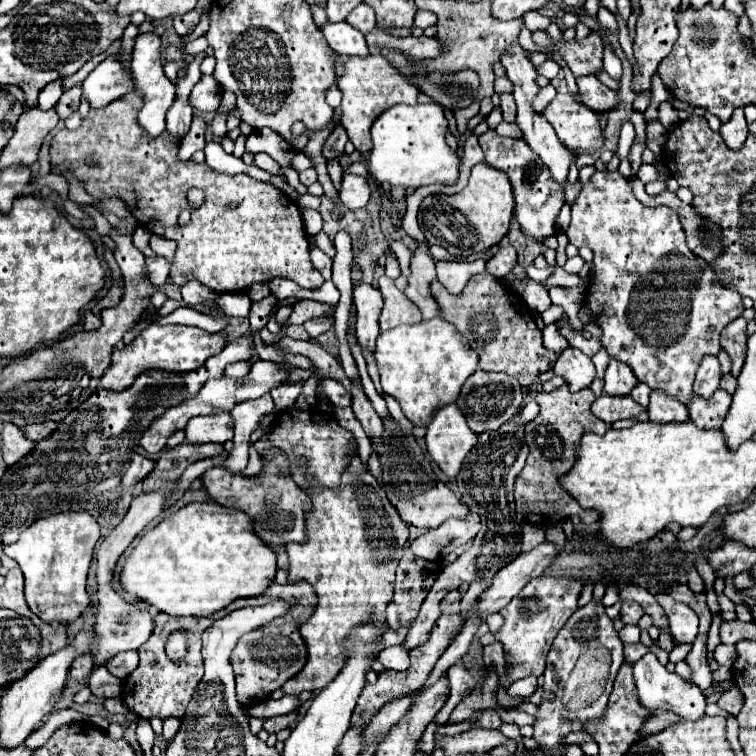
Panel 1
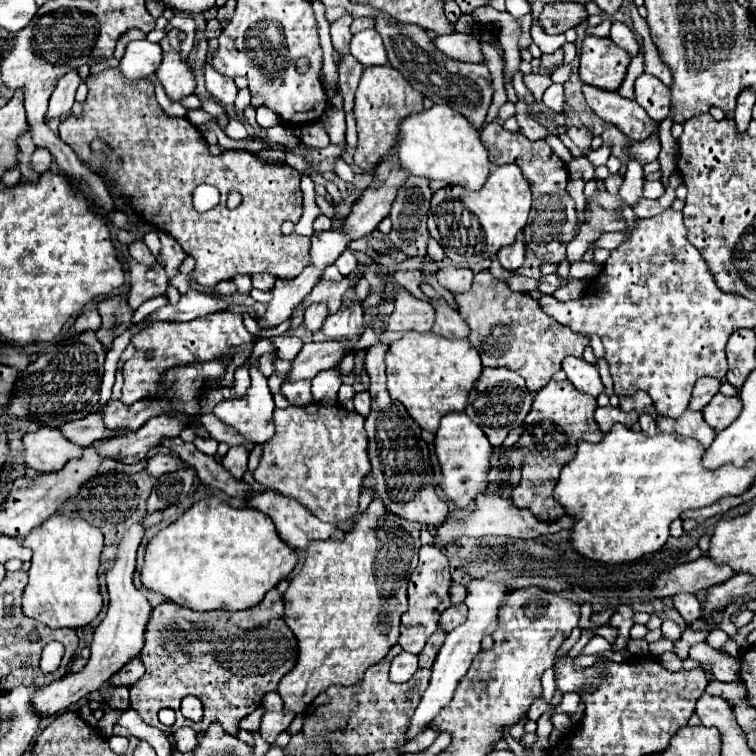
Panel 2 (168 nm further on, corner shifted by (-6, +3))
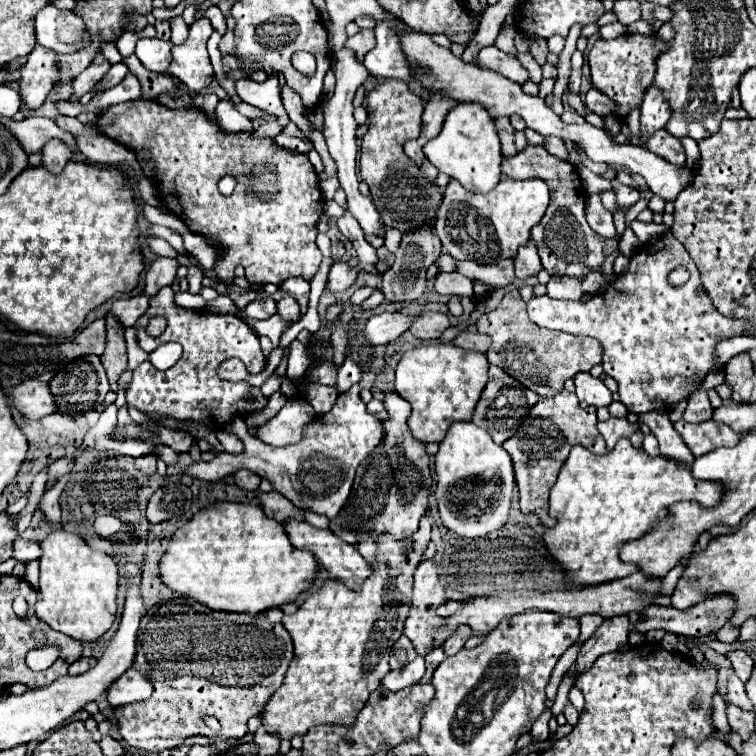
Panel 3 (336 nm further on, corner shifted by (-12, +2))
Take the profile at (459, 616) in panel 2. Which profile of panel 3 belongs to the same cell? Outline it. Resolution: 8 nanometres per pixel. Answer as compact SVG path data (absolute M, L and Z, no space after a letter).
M460 625L460 627L448 637L448 641L444 641L444 645L442 645L442 649L446 651L446 655L456 655L456 653L464 647L466 639L470 637L470 633L472 633L472 629L468 629L468 625Z

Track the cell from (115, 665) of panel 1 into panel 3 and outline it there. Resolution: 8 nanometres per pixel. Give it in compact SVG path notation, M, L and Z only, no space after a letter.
M132 667L122 677L118 677L116 683L110 685L108 703L112 707L120 707L120 705L128 705L128 703L148 699L150 695L152 695L150 679Z

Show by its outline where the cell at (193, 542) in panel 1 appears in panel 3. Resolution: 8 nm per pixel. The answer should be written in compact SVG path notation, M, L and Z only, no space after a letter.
M210 503L200 509L186 525L182 525L170 539L168 551L160 559L160 579L172 591L178 591L210 609L256 615L268 607L290 603L310 587L318 563L308 551L290 545L282 523L268 519L258 505L252 503Z

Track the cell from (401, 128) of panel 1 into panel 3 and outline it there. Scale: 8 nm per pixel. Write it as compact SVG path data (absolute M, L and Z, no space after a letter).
M458 103L446 115L440 135L424 145L424 155L440 173L458 179L460 185L464 185L464 189L472 193L492 191L502 177L500 173L502 151L498 133L494 129L494 119L478 103Z

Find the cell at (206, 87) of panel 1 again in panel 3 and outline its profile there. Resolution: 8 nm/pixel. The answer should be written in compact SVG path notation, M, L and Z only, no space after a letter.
M270 75L264 83L254 83L254 81L248 81L248 79L238 79L234 83L236 83L234 85L236 93L242 101L276 115L276 119L282 125L290 123L289 116L282 107L278 79L274 75Z

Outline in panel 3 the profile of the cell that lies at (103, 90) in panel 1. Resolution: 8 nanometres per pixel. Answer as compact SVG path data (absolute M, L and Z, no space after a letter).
M138 39L136 43L136 57L140 63L154 73L164 73L172 61L170 55L172 41L160 41L160 39Z

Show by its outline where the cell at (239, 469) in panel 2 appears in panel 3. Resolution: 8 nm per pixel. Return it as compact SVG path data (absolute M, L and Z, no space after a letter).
M240 469L234 473L234 483L240 487L240 489L246 489L246 491L256 491L258 485L260 485L260 477L248 469Z

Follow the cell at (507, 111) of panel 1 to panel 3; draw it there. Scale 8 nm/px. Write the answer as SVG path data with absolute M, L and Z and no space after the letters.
M546 137L544 139L544 147L546 147L548 153L552 153L552 155L556 155L560 159L566 159L568 157L568 151L564 147L564 141L560 141L558 137Z

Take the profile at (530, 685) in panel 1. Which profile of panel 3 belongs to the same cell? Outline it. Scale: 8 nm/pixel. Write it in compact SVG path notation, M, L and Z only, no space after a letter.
M546 709L536 721L534 721L534 725L532 725L532 735L534 735L534 741L542 741L542 739L546 739L548 735L550 735L550 729L548 729L548 721L550 721L550 717L552 717L552 713Z

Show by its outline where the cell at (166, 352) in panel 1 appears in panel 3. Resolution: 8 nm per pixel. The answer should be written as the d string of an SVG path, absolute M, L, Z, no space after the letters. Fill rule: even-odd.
M164 287L152 297L148 311L136 321L138 343L146 353L152 353L158 345L176 341L184 347L184 353L178 359L178 363L166 371L158 371L150 361L144 361L142 365L138 365L134 369L132 383L126 391L126 403L130 407L136 407L148 413L150 417L166 415L182 421L204 421L206 427L212 431L220 431L224 423L232 421L238 415L260 411L266 405L266 397L262 395L260 389L250 387L246 381L232 383L232 381L220 379L218 375L220 363L230 357L240 359L246 365L248 373L260 373L264 369L266 361L260 351L258 335L254 333L254 329L236 315L212 315L204 311L182 309L174 305L172 297L174 297L172 287ZM152 317L164 317L168 323L164 333L158 337L150 337L146 333L148 321ZM246 393L250 393L254 399L250 401L244 399Z

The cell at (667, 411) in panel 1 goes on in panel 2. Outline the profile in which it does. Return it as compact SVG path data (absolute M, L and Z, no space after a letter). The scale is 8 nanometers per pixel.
M686 410L682 416L678 418L658 418L656 420L658 424L658 430L662 432L674 432L674 434L680 434L680 436L686 436L686 438L694 438L700 442L702 448L708 448L716 436L716 432L704 422L704 416L702 412L690 412Z

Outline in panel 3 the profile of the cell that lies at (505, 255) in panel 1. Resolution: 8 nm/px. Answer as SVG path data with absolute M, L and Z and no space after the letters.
M532 241L518 249L518 255L514 257L514 267L516 267L516 277L520 277L520 279L536 275L542 269L538 249Z

